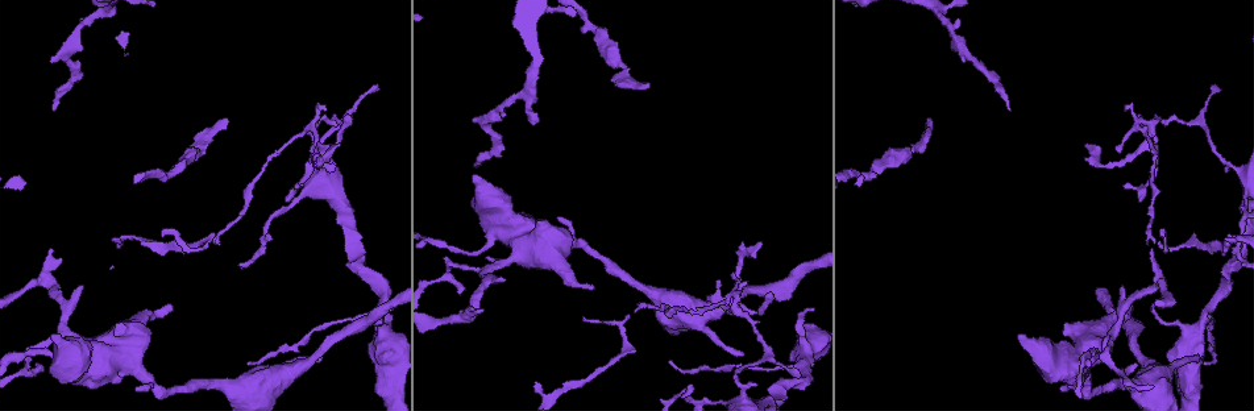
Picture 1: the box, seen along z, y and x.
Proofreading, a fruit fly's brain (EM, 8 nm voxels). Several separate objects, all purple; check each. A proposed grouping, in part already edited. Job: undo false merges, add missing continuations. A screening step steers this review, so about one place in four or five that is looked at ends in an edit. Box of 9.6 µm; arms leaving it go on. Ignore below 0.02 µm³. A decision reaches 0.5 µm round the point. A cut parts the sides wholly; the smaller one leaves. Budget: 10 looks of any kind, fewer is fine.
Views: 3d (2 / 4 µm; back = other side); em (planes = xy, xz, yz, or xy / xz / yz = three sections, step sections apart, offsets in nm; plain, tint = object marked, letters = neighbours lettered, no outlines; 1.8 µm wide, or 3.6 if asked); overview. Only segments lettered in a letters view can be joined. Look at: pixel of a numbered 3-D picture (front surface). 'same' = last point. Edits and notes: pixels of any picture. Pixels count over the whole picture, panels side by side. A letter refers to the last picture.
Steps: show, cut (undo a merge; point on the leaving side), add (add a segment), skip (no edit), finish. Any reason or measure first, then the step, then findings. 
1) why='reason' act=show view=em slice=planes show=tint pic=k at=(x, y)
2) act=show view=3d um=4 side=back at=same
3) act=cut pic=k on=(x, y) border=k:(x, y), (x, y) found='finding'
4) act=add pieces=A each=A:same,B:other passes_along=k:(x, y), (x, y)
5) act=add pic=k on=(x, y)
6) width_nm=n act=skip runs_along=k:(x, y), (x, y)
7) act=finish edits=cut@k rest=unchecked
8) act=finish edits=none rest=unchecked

why='an open end' act=show view=em slice=xz step=8 show=tint pic=1 at=(1151, 248)

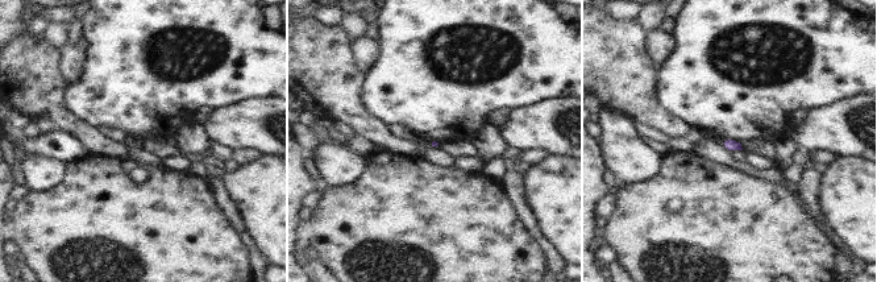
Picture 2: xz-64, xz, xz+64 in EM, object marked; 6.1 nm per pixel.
act=show view=em slice=planes show=letters at=same

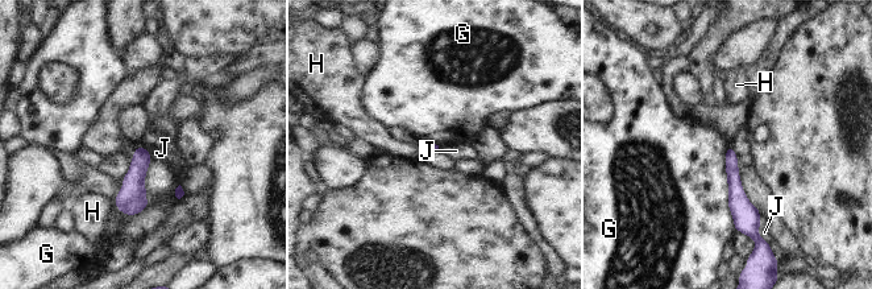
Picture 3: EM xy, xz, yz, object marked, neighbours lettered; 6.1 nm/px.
act=skip each=G:other,H:other,J:other border=3:(760, 213), (758, 234) found='no lettered segment goes on from it'

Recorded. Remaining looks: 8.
why='branch stops here' act=show view=em slice=planes show=tint pic=1 at=(38, 362)

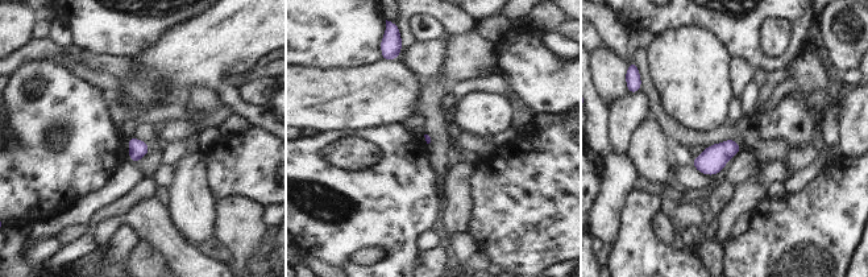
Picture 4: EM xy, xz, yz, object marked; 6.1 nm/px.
why='what lies round it' act=show view=em slice=planes show=letters at=same

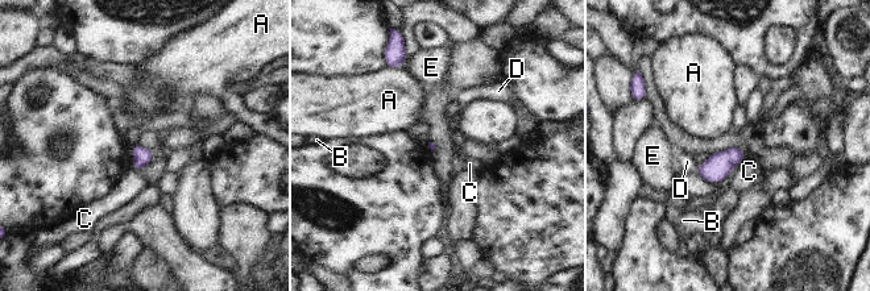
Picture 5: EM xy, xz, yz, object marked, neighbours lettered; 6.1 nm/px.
act=skip each=A:other,B:other,C:other,D:other,E:other border=5:(745, 154), (737, 166) found='no lettered segment goes on from it'

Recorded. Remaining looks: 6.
why='branch stops here' act=show view=3d um=2 side=back pic=1 at=(50, 335)

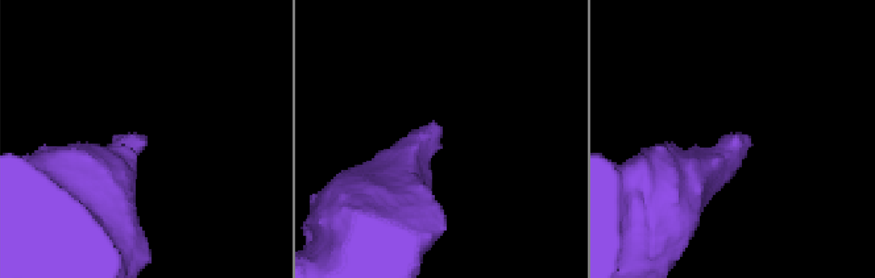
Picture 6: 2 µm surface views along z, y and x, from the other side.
act=show view=em slice=planes show=letters pic=6 at=(740, 137)

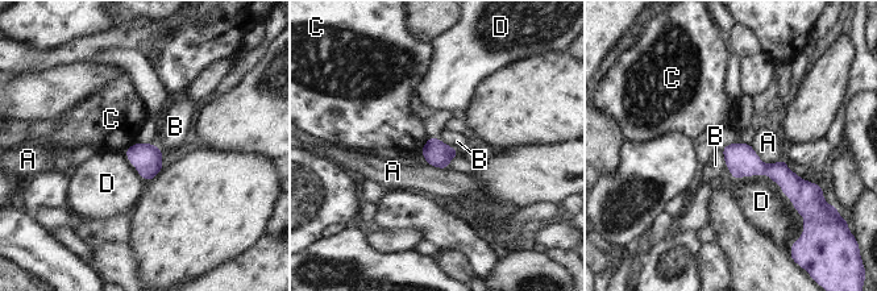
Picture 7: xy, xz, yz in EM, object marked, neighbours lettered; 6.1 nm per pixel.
act=skip each=A:other,B:other,C:other,D:other border=7:(428, 137), (420, 150) found='none of them fits'

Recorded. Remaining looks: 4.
why='branch stops here' act=show view=em slice=yz step=4 show=letters pic=1 at=(594, 286)

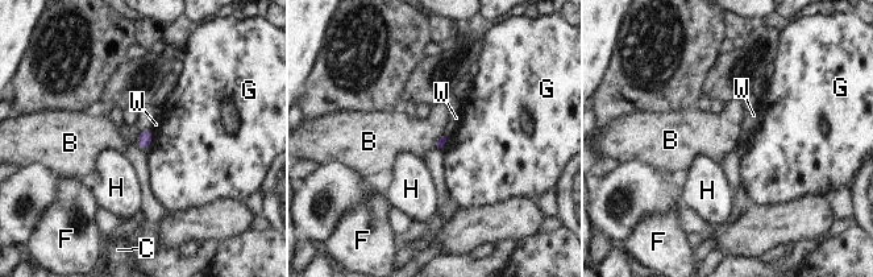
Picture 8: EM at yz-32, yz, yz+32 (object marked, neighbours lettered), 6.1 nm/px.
why='cut it another way' act=show view=em slice=planes show=letters at=same

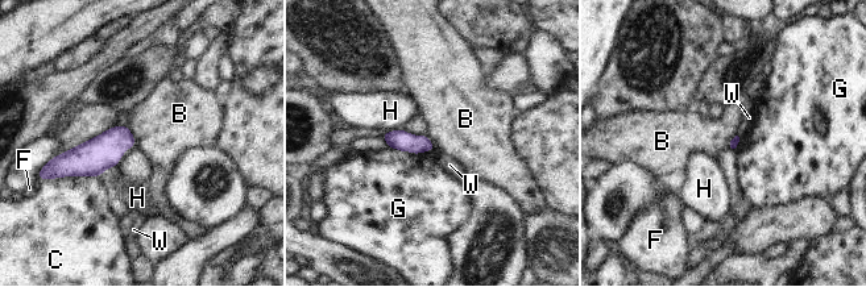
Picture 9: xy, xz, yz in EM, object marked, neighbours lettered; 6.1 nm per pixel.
act=skip each=B:other,C:other,F:other,G:other,H:other,W:other border=9:(128, 125), (136, 145) found='no lettered segment goes on from it'

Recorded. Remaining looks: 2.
act=finish edits=none rest=unchecked

